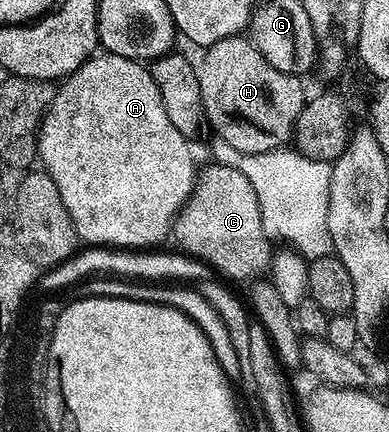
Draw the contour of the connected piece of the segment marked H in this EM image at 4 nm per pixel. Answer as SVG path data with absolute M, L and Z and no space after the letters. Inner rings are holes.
M244 35L228 36L215 42L200 53L201 60L196 61L199 78L199 94L205 107L205 119L208 127L217 131L216 135L227 146L235 146L243 154L263 154L276 148L284 148L292 141L293 127L307 103L302 77L292 76L283 70L275 70L263 54L253 45L253 41Z

